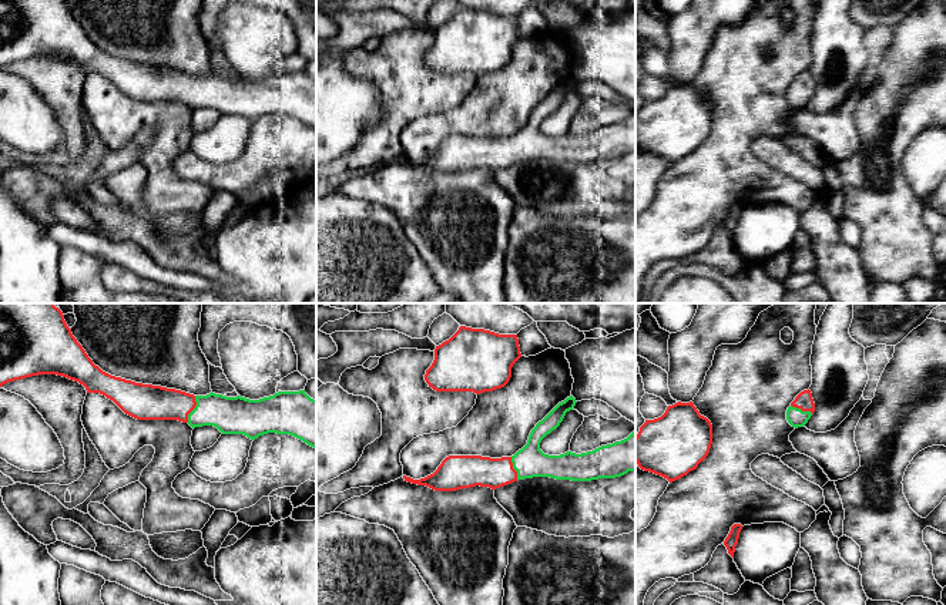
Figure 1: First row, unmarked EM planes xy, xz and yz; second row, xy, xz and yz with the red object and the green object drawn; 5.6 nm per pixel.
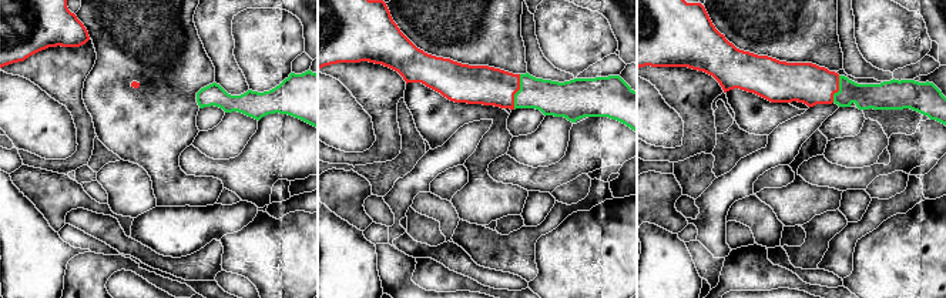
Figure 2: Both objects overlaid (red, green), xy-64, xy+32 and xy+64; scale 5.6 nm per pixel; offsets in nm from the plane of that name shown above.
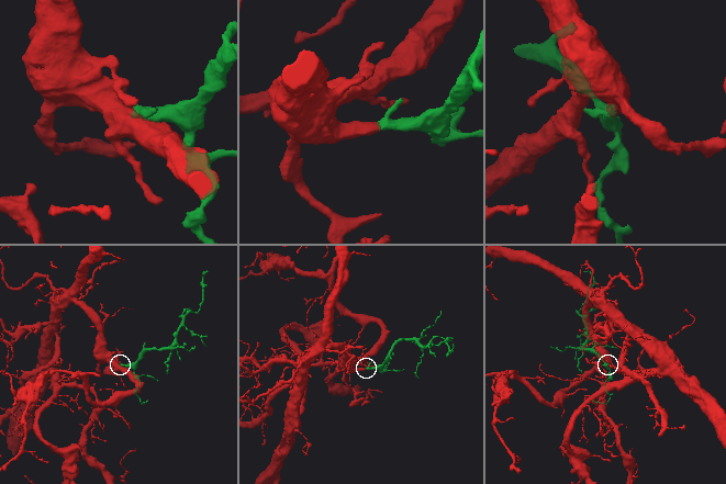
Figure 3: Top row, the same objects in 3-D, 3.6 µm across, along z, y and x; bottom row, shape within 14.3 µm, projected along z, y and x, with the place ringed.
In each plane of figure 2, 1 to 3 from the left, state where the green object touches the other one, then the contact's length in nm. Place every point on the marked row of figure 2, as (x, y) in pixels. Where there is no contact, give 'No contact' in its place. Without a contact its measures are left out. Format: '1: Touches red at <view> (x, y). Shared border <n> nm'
1: No contact
2: Touches red at xy+32 (517, 90). Shared border 200 nm
3: Touches red at xy+64 (838, 89). Shared border 160 nm

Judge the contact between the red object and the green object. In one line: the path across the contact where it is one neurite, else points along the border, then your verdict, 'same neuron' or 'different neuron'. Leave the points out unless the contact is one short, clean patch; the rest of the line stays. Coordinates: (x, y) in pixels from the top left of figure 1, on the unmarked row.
runs through xy (151, 83), (194, 88), (237, 96); same neuron

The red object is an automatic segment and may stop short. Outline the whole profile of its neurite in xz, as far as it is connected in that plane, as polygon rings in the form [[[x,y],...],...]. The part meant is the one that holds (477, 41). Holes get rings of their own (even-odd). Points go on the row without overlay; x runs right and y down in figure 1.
[[[460,7],[449,21],[436,27],[435,41],[426,51],[425,61],[436,73],[493,73],[509,64],[511,48],[520,38],[517,16]]]

